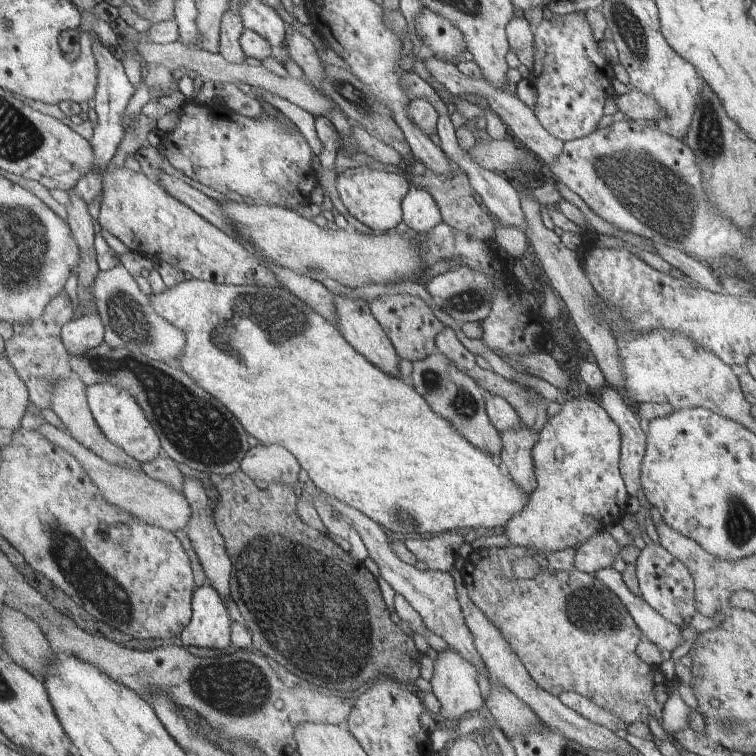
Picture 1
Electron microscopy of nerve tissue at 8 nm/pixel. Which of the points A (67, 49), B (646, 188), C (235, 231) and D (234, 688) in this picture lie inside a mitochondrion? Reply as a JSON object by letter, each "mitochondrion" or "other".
{"A":"mitochondrion","B":"mitochondrion","C":"other","D":"mitochondrion"}

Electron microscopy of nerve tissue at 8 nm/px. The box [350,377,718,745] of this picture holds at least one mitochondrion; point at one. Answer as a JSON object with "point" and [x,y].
{"point":[594,606]}

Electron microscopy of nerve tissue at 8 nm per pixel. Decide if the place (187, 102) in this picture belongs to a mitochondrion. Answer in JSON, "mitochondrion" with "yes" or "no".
{"mitochondrion":"no"}

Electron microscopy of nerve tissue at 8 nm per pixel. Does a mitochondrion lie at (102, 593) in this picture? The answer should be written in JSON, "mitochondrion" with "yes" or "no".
{"mitochondrion":"yes"}

